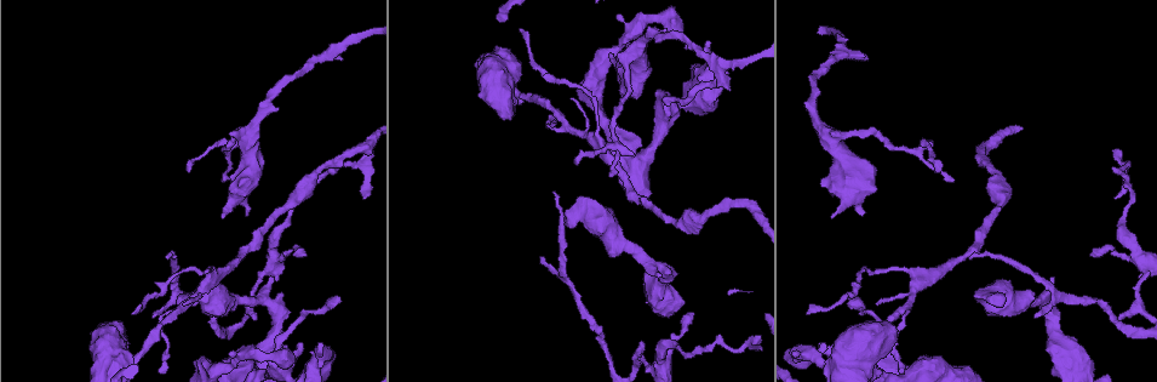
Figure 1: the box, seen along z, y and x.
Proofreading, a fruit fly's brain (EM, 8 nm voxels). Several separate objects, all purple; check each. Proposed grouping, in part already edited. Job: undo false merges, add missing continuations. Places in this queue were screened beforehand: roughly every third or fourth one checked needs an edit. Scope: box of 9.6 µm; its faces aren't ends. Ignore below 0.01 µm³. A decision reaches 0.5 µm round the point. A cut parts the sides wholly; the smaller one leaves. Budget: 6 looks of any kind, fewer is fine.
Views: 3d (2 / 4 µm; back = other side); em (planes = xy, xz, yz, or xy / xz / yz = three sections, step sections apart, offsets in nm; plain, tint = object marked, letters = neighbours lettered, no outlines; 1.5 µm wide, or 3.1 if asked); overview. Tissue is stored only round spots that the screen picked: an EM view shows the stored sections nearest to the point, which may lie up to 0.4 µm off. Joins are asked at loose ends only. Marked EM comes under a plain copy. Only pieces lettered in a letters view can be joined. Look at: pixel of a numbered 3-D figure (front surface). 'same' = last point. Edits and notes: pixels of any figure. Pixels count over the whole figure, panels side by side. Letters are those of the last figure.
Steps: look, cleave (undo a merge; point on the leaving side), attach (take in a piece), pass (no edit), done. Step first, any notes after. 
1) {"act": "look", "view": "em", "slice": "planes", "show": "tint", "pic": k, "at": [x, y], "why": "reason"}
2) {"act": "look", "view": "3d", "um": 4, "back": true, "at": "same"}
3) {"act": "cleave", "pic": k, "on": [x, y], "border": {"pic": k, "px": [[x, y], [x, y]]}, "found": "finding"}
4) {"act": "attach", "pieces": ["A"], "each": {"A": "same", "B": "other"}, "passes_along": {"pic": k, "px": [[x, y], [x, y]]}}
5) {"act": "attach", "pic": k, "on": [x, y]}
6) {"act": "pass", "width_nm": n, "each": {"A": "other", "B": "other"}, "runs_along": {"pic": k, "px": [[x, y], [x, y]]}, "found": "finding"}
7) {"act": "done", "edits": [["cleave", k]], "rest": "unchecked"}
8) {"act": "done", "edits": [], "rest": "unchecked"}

{"act": "look", "view": "3d", "um": 2, "pic": 1, "at": [132, 314], "why": "branch stops here"}

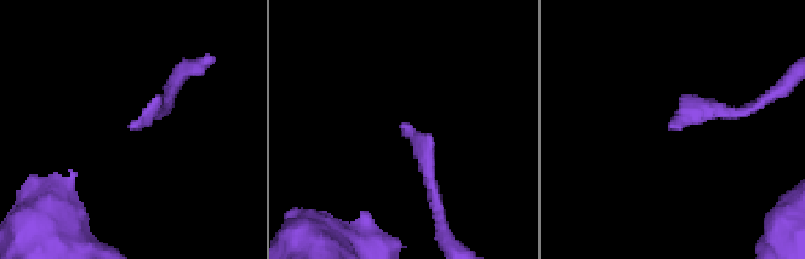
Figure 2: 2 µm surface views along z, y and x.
{"act": "look", "view": "em", "slice": "xz", "step": 8, "show": "letters", "pic": 2, "at": [402, 123]}

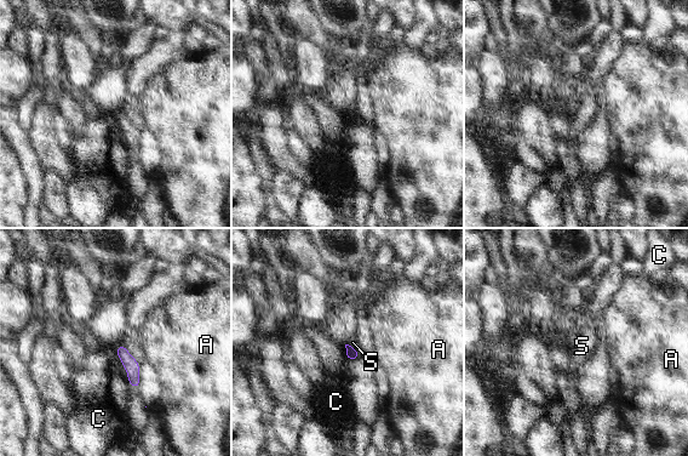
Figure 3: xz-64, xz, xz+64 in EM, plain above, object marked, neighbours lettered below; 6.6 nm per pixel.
{"act": "look", "view": "em", "slice": "planes", "show": "letters", "at": "same", "why": "another direction"}

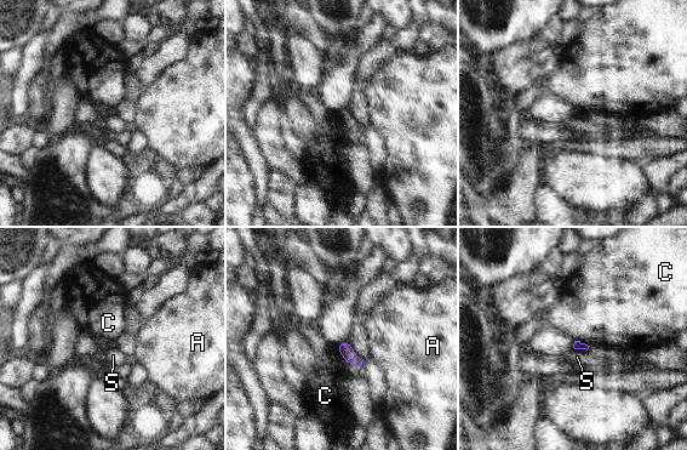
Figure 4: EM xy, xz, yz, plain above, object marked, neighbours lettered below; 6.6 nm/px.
{"act": "pass", "each": {"A": "other", "C": "other", "S": "other"}, "found": "no lettered piece goes on from it"}

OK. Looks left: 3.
{"act": "look", "view": "em", "slice": "xz", "step": 4, "show": "tint", "pic": 1, "at": [525, 98], "why": "calibre changes"}

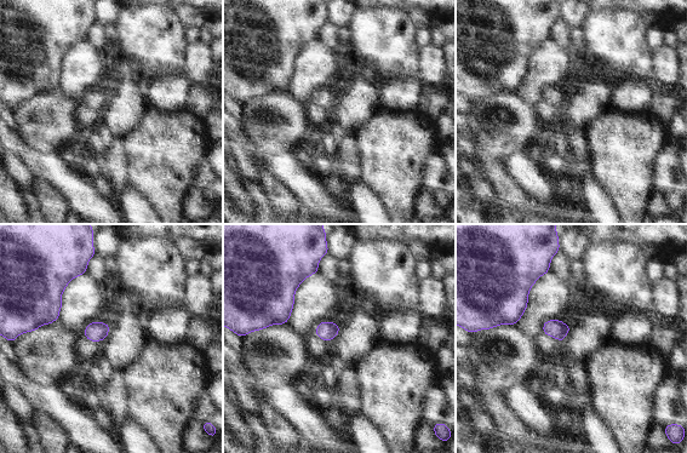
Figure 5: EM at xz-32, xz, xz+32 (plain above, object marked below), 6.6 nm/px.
{"act": "look", "view": "em", "slice": "planes", "show": "letters", "at": "same"}

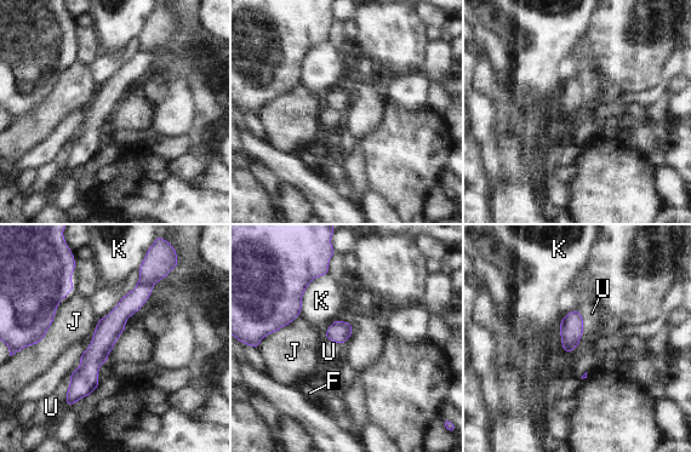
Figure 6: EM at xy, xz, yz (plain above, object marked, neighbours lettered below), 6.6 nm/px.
{"act": "pass", "width_nm": 140, "each": {"F": "other", "J": "other", "K": "other", "U": "other"}, "border": {"pic": 6, "px": [[79, 359], [67, 390]]}, "found": "one neuron here"}

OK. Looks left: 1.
{"act": "look", "view": "em", "slice": "planes", "show": "letters", "pic": 1, "at": [820, 361], "why": "a narrow waist"}

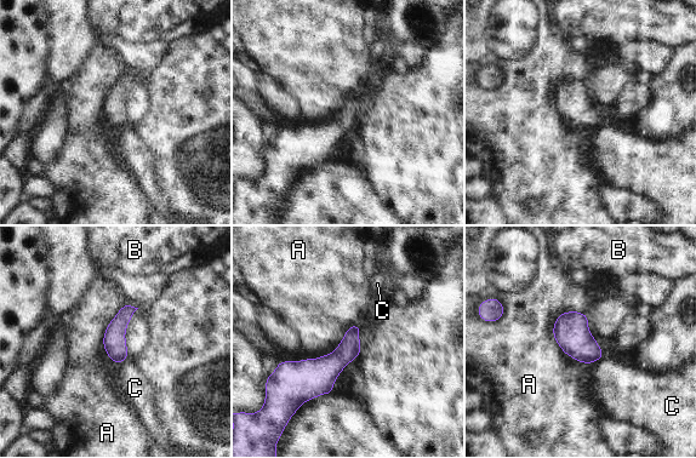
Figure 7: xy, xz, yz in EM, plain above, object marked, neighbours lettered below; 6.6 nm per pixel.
{"act": "pass", "width_nm": 150, "longest_contact_nm": ["A", 380], "each": {"A": "other", "B": "other", "C": "other"}, "found": "one neuron here"}

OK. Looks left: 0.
{"act": "done", "edits": [], "rest": "unchecked"}

